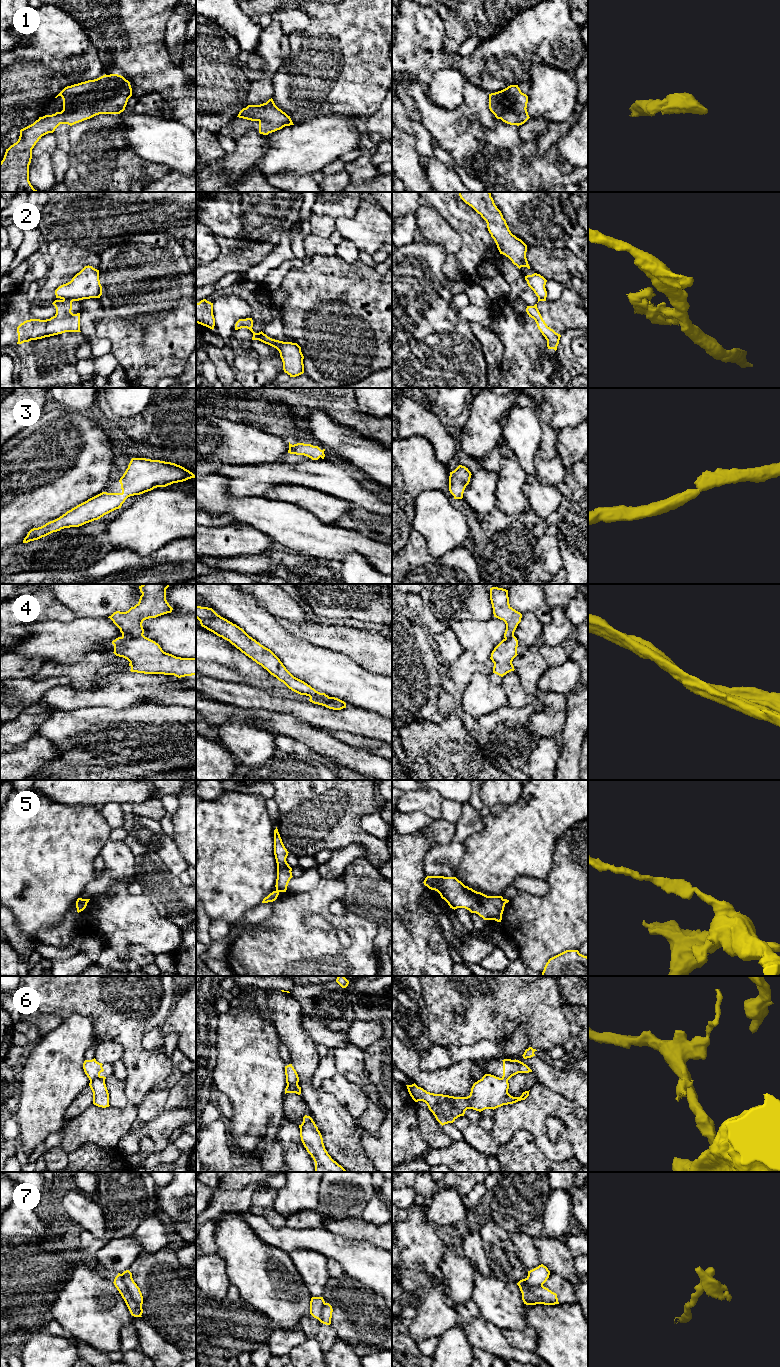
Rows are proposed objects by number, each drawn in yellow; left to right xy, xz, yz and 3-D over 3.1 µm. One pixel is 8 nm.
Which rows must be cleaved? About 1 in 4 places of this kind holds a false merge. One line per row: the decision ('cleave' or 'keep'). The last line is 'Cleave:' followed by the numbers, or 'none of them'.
1: keep
2: cleave
3: keep
4: cleave
5: cleave
6: cleave
7: keep
Cleave: 2, 4, 5, 6

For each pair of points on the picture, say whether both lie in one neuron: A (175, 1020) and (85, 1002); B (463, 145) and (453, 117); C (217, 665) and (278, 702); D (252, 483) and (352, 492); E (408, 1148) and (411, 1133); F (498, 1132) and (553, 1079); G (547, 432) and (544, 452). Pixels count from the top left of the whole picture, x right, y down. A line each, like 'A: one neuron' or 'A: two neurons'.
A: two neurons
B: one neuron
C: two neurons
D: one neuron
E: one neuron
F: two neurons
G: one neuron

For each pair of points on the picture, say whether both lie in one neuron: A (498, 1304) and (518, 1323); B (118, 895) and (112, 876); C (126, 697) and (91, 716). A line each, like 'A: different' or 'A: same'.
A: same
B: different
C: different

